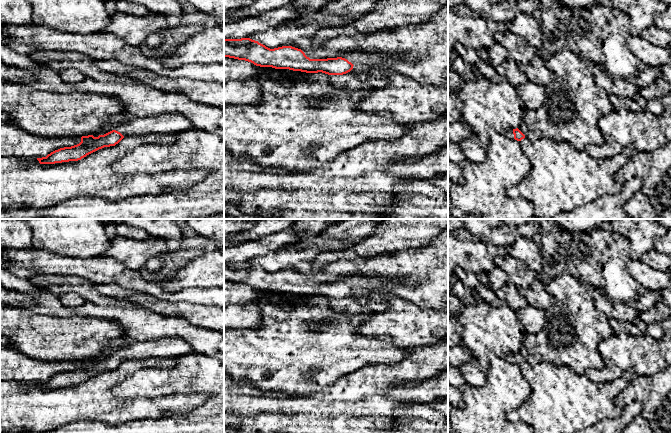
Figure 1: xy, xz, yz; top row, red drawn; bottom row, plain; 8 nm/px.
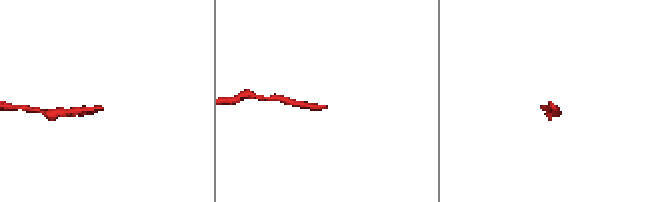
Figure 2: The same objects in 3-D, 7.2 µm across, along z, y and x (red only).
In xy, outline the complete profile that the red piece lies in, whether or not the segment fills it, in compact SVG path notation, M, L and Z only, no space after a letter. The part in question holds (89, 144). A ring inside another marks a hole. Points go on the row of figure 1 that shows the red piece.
M165 113L144 118L132 117L127 123L117 126L115 130L104 135L82 136L79 144L60 148L46 157L37 158L37 160L40 164L78 161L99 149L115 146L127 136L155 135L165 137L193 128L189 119L178 113Z

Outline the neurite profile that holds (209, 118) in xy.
M0 60L0 79L29 84L35 90L54 93L96 93L119 98L126 112L144 118L165 113L183 114L196 129L224 136L224 109L195 103L183 93L166 92L144 83L99 82L86 78L72 84L64 82L52 69L30 72Z

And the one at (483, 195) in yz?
M493 129L488 132L488 146L486 158L481 163L473 163L465 160L462 163L462 173L465 182L463 184L452 183L448 189L450 201L448 208L454 219L532 219L534 206L524 197L512 198L507 195L507 189L521 182L523 177L530 171L531 162L524 154L520 141L510 139Z

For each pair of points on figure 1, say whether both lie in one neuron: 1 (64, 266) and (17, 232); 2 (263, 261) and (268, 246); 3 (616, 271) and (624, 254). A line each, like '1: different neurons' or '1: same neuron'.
1: different neurons
2: different neurons
3: same neuron

